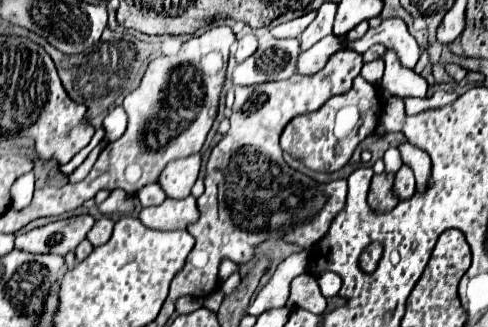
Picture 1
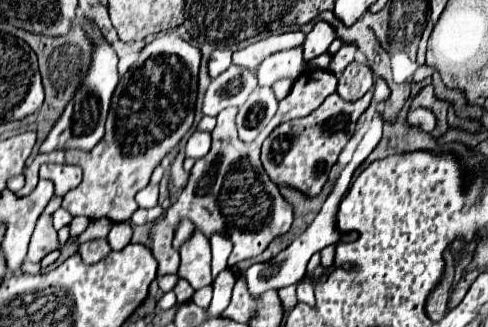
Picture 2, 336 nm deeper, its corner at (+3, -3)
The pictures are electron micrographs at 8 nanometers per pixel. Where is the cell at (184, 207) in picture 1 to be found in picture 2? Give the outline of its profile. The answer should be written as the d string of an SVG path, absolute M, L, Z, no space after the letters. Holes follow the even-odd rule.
M114 223L108 233L108 243L114 251L122 251L130 243L130 223Z

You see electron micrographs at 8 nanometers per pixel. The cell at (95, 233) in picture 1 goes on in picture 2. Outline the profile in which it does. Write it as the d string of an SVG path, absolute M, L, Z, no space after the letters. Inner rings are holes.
M94 239L94 241L82 243L78 251L80 251L84 263L98 263L98 261L102 261L112 249L110 249L110 245L108 245L106 239Z

